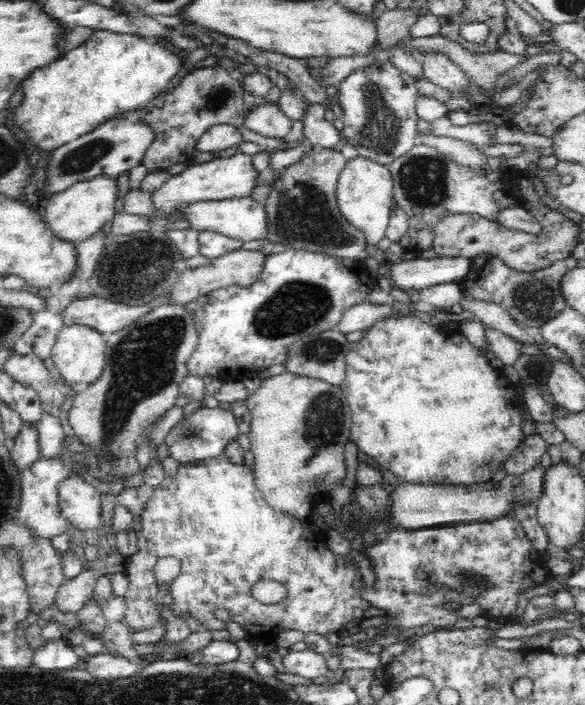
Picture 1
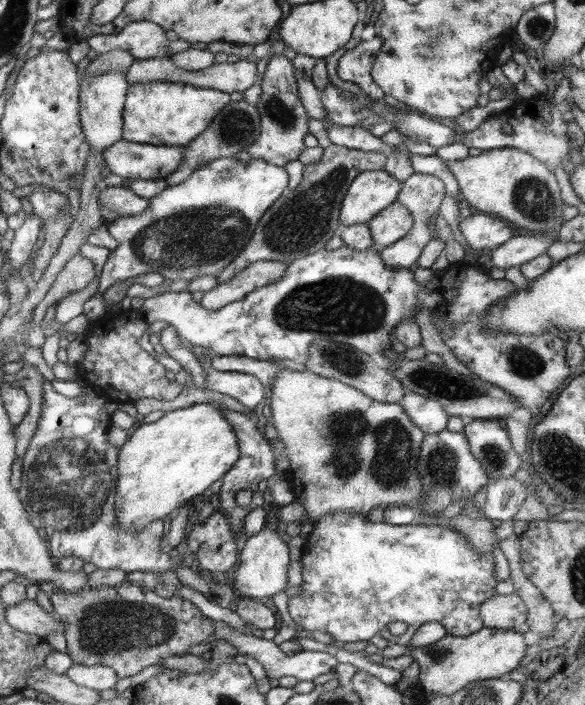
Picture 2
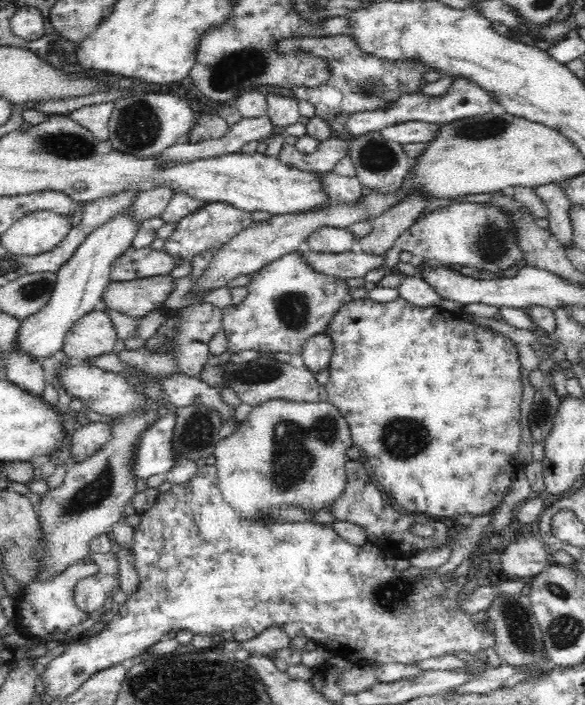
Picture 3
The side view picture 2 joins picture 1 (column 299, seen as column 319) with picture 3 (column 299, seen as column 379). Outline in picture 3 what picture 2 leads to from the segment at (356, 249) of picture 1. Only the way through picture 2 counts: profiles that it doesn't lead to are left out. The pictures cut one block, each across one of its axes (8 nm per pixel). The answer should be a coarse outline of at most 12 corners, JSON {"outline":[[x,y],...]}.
{"outline":[[327,138],[312,153],[285,143],[277,159],[311,173],[332,171],[349,139]]}

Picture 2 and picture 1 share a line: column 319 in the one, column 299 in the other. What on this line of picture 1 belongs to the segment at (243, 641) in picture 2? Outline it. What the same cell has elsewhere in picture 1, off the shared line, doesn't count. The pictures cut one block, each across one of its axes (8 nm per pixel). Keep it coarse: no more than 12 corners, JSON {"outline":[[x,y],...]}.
{"outline":[[284,651],[286,673],[311,681],[332,674],[325,655]]}

